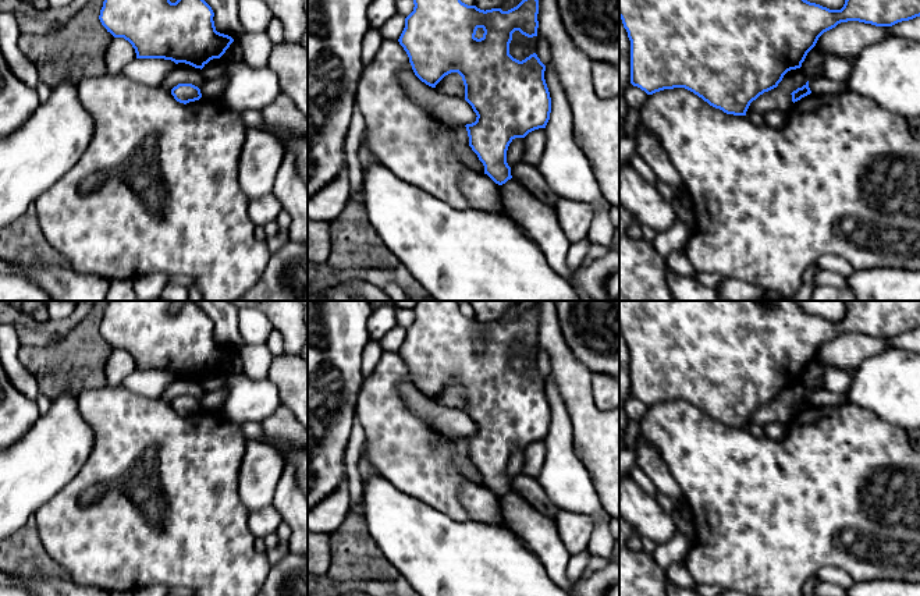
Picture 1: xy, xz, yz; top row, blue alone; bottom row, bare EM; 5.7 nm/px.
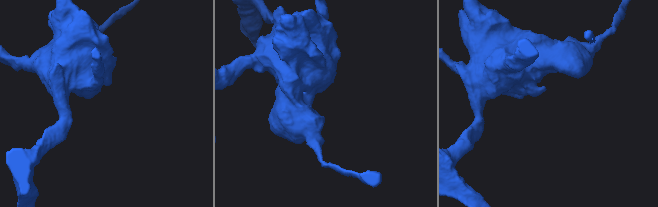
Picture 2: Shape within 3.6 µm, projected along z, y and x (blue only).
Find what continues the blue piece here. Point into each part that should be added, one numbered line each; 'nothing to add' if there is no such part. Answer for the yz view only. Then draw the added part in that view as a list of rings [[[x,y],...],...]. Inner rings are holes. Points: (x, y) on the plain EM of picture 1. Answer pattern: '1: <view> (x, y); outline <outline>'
1: yz (823, 397); outline [[[825,389],[809,393],[809,400],[814,407],[842,407],[848,402],[846,394],[831,393]]]

